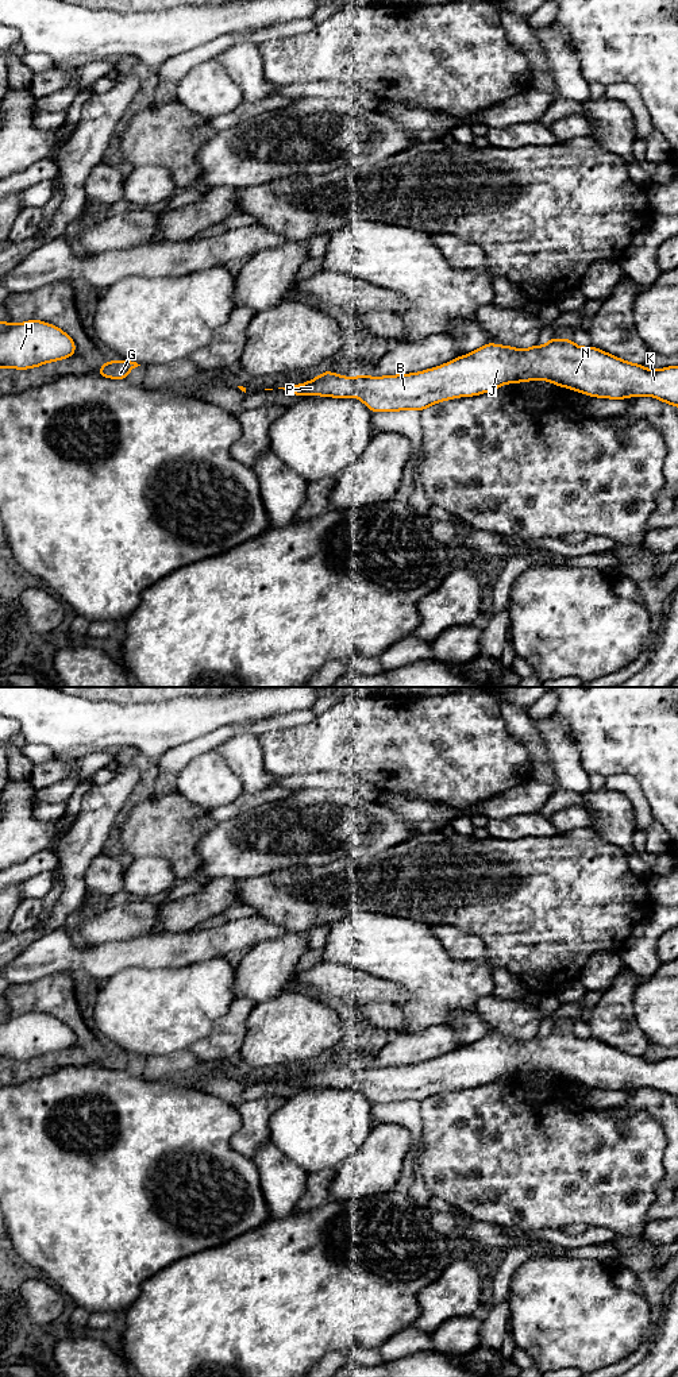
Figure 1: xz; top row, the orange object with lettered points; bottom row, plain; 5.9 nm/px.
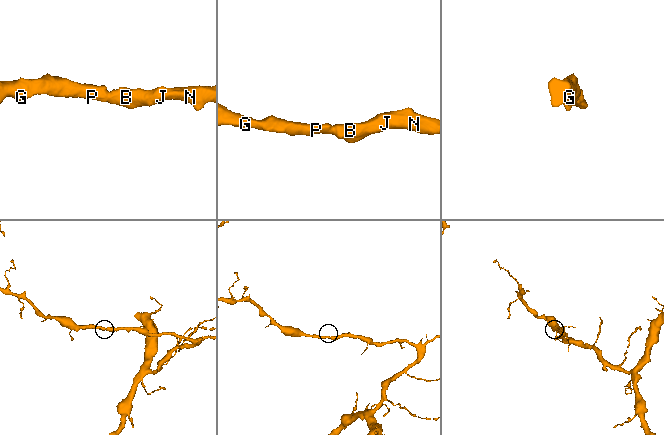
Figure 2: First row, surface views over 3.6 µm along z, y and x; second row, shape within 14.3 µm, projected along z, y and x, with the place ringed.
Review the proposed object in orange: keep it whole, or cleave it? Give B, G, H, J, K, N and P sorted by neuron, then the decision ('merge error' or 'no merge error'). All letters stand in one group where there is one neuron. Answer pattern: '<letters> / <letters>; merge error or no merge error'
B G H J K N P; no merge error

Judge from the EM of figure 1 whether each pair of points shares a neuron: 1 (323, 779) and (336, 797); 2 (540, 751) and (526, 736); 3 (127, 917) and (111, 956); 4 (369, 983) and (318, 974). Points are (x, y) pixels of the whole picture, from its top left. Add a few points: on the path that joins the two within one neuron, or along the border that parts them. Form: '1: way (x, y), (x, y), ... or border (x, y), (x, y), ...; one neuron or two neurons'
1: border (336, 787), (299, 790); two neurons
2: way (536, 747), (530, 740); one neuron
3: border (149, 934), (126, 940), (108, 940), (87, 947); two neurons
4: way (357, 983), (330, 979); one neuron

